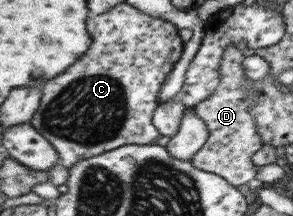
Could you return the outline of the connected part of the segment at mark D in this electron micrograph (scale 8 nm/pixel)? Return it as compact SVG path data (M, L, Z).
M235 44L226 45L218 61L219 83L203 101L193 107L194 112L207 127L207 140L191 157L191 165L195 169L219 175L227 184L235 188L247 184L254 178L256 173L251 163L251 156L257 153L263 144L261 138L257 136L257 125L253 122L248 109L255 100L264 98L264 94L259 91L250 91L250 93L244 91L250 80L245 77L241 65L243 58Z

